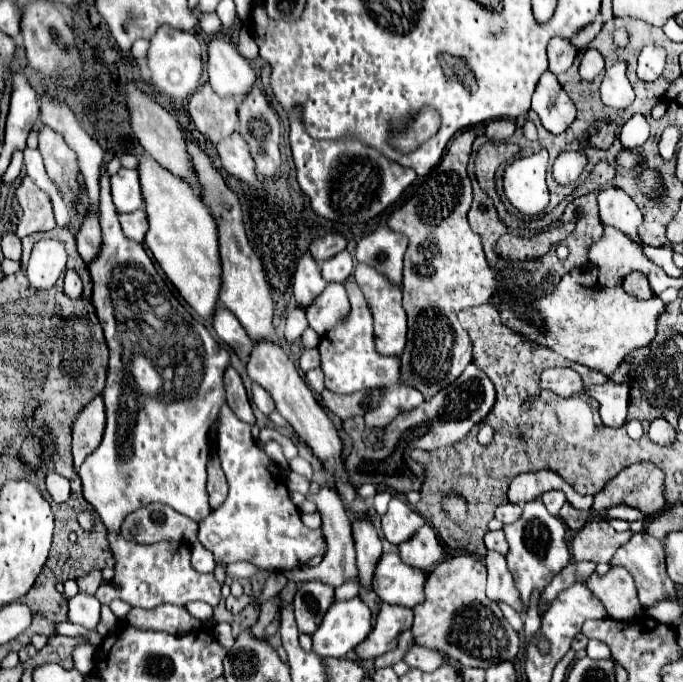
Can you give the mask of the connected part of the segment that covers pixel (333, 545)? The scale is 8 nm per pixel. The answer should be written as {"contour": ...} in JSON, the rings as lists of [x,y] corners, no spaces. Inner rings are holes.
{"contour":[[[322,488],[316,496],[308,496],[316,506],[318,512],[322,516],[322,532],[326,536],[326,544],[328,544],[328,552],[322,560],[322,564],[308,568],[308,566],[298,566],[294,570],[286,570],[282,572],[288,580],[294,582],[304,582],[304,580],[320,580],[324,584],[330,586],[340,586],[346,580],[358,580],[358,570],[356,570],[356,550],[354,550],[354,540],[352,540],[352,520],[348,518],[342,500],[338,498],[338,494],[330,488]]]}

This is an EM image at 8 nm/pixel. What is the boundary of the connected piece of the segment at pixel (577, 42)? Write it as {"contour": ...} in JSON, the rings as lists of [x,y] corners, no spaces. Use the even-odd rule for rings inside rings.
{"contour":[[[594,21],[592,24],[586,26],[586,28],[580,30],[580,32],[577,32],[571,39],[571,42],[578,50],[581,50],[595,39],[600,30],[598,22]]]}

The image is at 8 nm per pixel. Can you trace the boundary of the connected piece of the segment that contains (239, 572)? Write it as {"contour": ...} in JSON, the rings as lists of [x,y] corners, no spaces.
{"contour":[[[236,562],[236,564],[228,564],[226,566],[226,574],[234,576],[234,578],[252,578],[258,570],[254,566],[250,566],[248,562]]]}

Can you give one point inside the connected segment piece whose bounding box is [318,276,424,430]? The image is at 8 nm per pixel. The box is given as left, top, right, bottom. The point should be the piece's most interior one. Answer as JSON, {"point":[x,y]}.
{"point":[350,362]}

